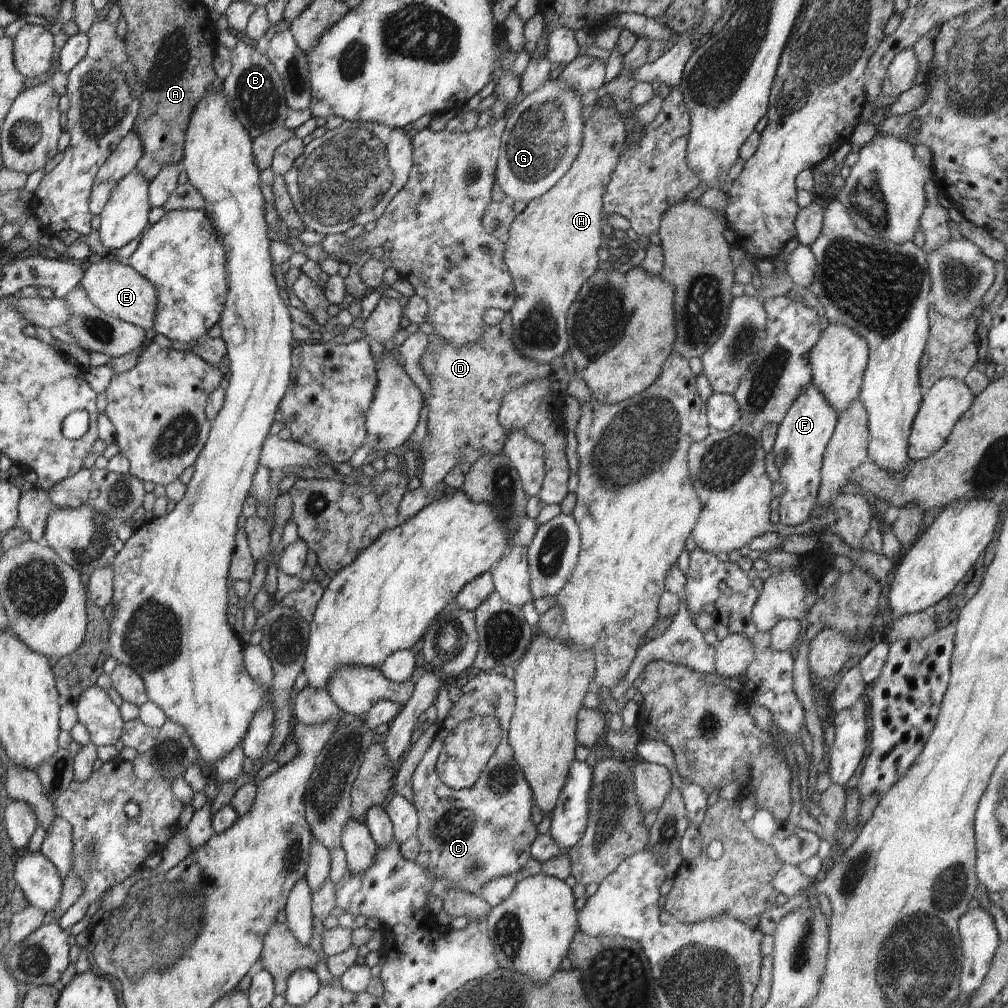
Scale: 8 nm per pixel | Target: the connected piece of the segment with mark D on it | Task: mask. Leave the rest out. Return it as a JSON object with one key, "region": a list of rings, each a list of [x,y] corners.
{"region":[[[508,312],[500,324],[489,325],[482,336],[474,342],[453,345],[444,340],[439,334],[427,335],[428,346],[420,359],[424,374],[430,381],[430,395],[423,399],[423,407],[428,410],[427,433],[418,450],[421,459],[421,485],[428,492],[443,480],[444,476],[458,465],[471,465],[482,455],[498,454],[503,452],[506,432],[499,423],[498,413],[502,397],[510,391],[519,389],[526,383],[533,381],[552,380],[555,372],[549,363],[539,363],[522,356],[513,341],[513,324]]]}

